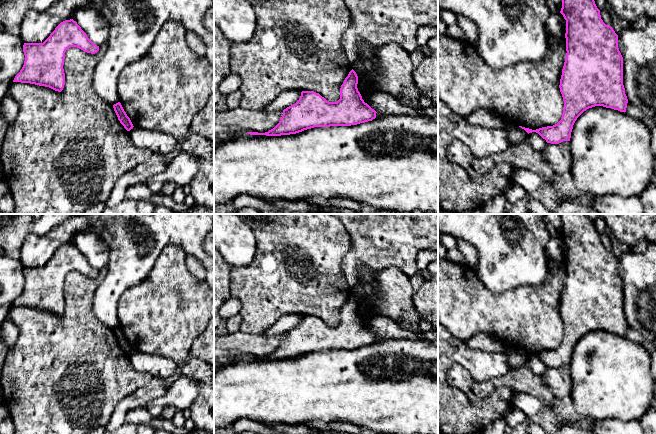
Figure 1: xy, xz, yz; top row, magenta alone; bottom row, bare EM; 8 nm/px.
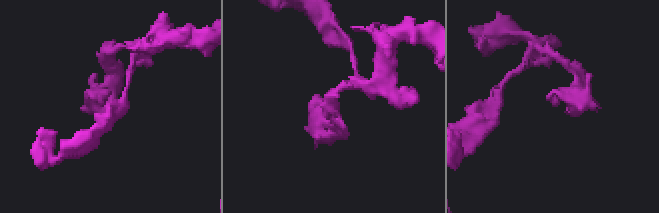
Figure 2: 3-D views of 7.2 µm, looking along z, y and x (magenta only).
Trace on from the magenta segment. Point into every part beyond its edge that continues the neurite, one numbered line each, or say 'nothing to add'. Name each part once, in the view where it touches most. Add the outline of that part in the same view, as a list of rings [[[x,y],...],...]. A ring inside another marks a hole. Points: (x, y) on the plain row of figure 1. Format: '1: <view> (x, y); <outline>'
nothing to add

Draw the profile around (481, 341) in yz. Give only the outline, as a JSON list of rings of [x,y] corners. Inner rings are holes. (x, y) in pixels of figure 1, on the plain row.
[[[478,333],[464,343],[471,349],[481,349],[487,352],[503,351],[505,346],[501,341],[493,341],[485,333]]]

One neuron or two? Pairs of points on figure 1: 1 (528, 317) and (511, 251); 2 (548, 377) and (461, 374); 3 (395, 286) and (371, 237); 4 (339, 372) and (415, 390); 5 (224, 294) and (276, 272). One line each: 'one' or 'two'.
1: two
2: two
3: two
4: one
5: two

